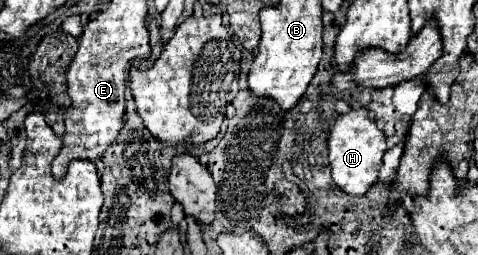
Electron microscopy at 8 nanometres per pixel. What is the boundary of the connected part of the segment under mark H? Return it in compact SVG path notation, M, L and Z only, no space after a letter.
M366 108L350 110L348 114L338 116L332 122L330 128L330 166L332 166L332 178L334 182L352 196L364 196L370 186L378 182L378 172L382 166L382 156L386 152L386 136L382 130L378 130L376 122L368 116Z

